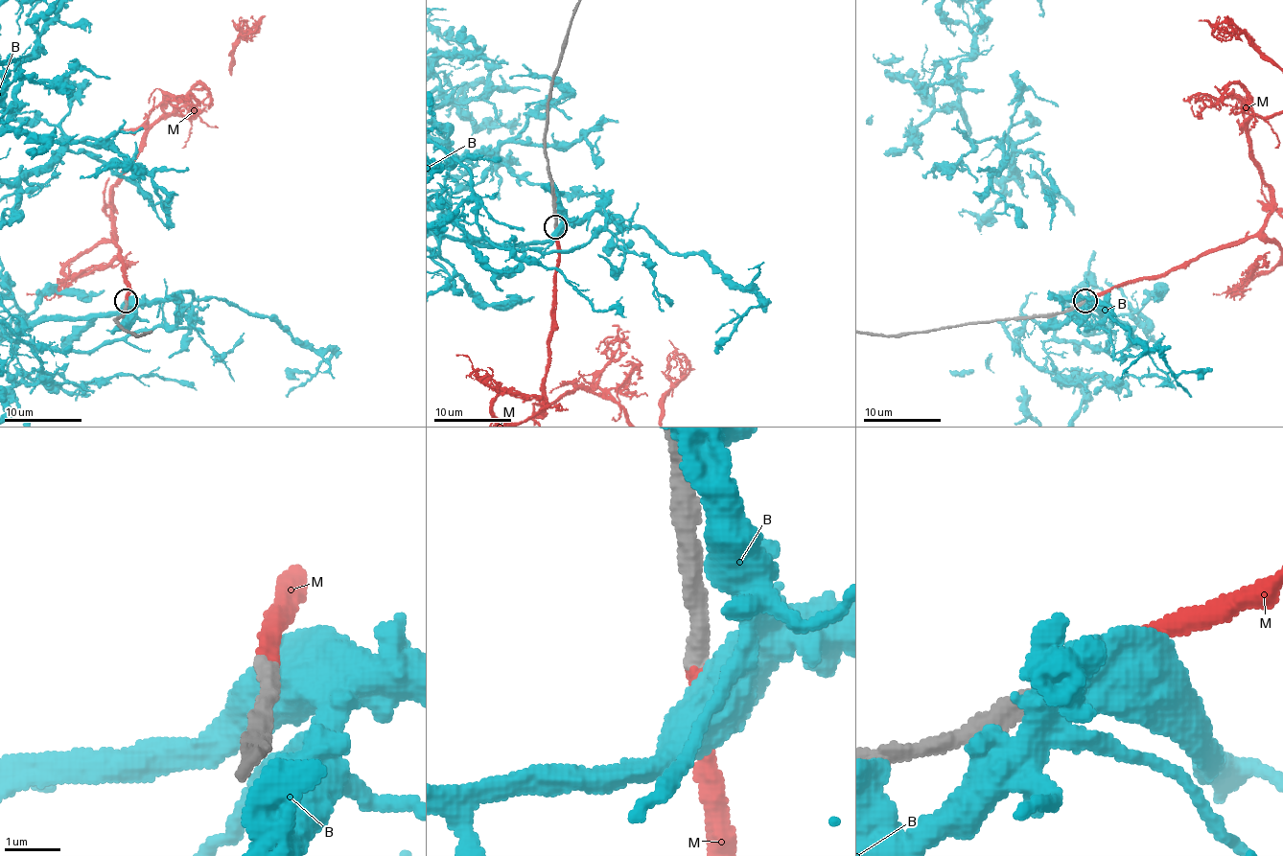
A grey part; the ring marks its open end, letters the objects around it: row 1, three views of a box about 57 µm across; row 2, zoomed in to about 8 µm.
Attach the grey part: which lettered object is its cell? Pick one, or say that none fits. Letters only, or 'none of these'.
M

